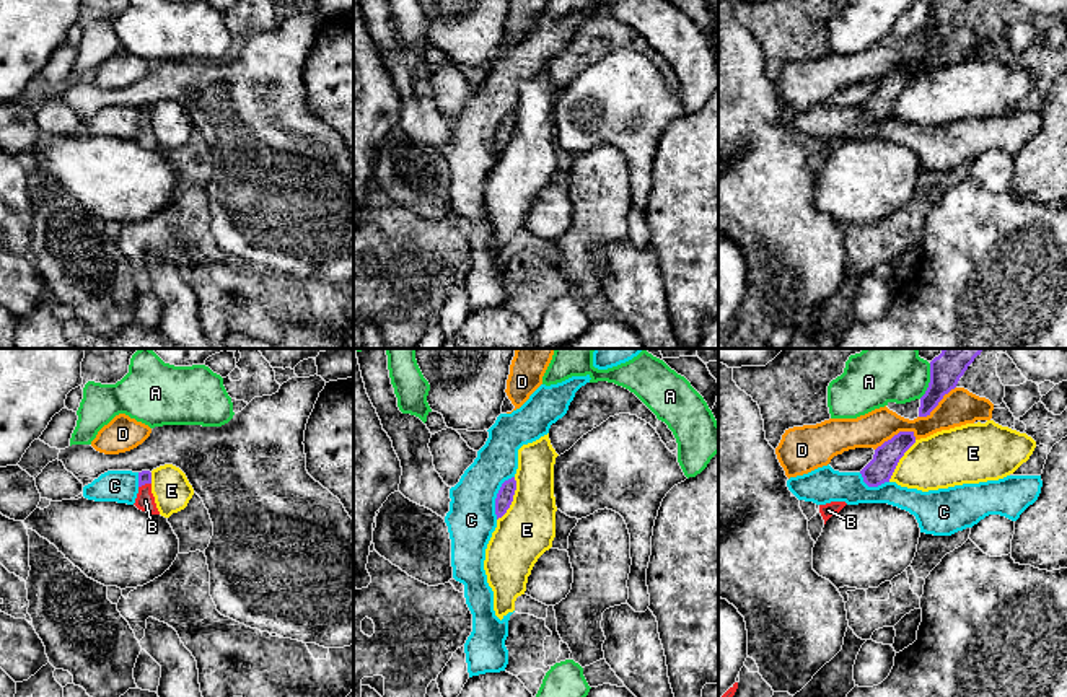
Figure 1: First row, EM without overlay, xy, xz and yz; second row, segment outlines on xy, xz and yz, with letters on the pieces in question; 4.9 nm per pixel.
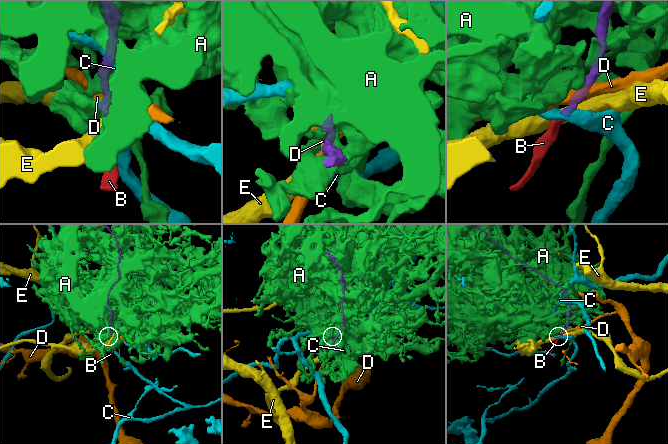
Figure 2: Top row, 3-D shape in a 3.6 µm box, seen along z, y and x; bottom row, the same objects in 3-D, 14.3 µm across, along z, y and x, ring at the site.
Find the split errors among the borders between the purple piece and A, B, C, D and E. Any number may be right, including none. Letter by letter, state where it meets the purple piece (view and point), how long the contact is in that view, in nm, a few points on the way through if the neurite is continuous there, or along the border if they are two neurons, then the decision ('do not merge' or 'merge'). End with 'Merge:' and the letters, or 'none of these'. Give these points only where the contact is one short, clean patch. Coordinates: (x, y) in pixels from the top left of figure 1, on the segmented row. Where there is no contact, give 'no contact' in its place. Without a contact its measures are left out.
A: contact yz (930, 381); length 190 nm; do not merge
B: contact xy (144, 484); length 70 nm; way xy (145, 476), (144, 484), (145, 500); merge
C: contact xz (497, 495); length 240 nm; border xz (513, 476), (502, 484), (497, 494), (496, 518); do not merge
D: contact yz (895, 435); length 220 nm; do not merge
E: contact xz (512, 499); length 240 nm; border xz (515, 477), (513, 500), (497, 520); do not merge
Merge: B

